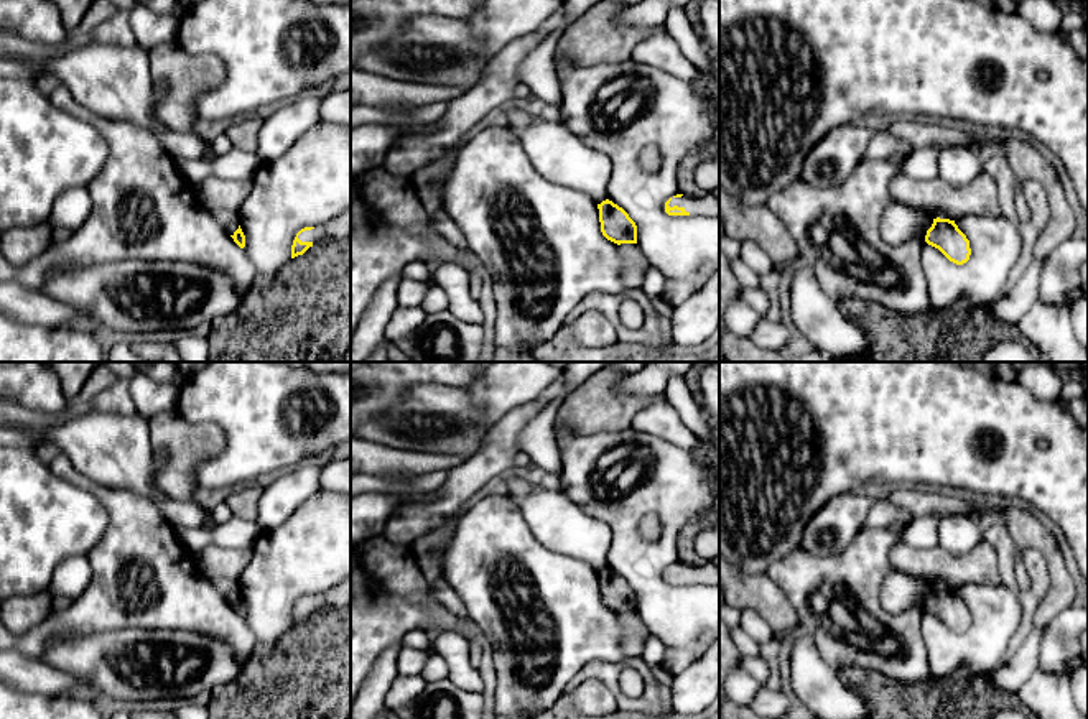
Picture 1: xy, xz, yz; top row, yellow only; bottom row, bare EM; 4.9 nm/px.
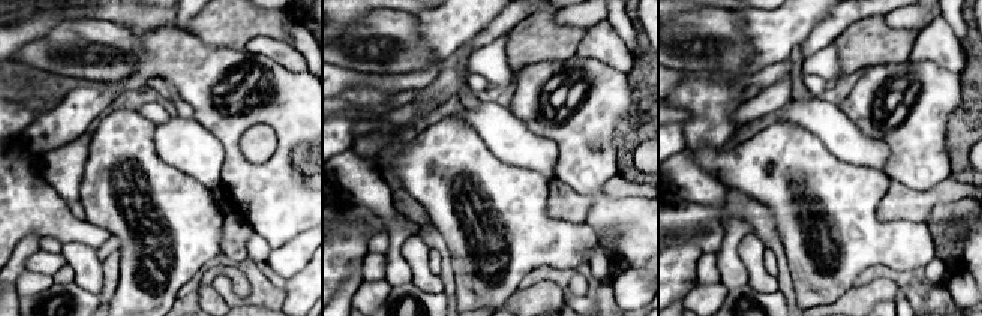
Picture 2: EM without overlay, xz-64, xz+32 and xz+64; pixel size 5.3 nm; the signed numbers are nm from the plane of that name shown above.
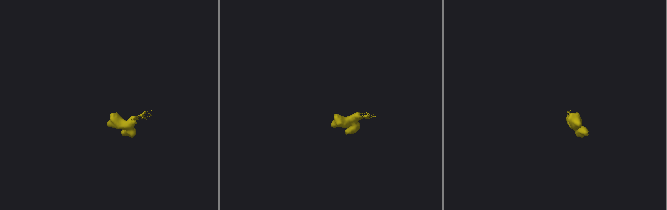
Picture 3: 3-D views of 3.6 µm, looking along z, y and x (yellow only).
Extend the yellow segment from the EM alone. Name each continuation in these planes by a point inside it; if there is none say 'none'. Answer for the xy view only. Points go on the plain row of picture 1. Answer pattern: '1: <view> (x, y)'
1: xy (339, 596)

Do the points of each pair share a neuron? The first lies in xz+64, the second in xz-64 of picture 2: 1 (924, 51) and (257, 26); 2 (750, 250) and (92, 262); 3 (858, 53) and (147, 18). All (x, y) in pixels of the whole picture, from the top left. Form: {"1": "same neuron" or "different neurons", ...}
{"1": "different neurons", "2": "same neuron", "3": "different neurons"}

